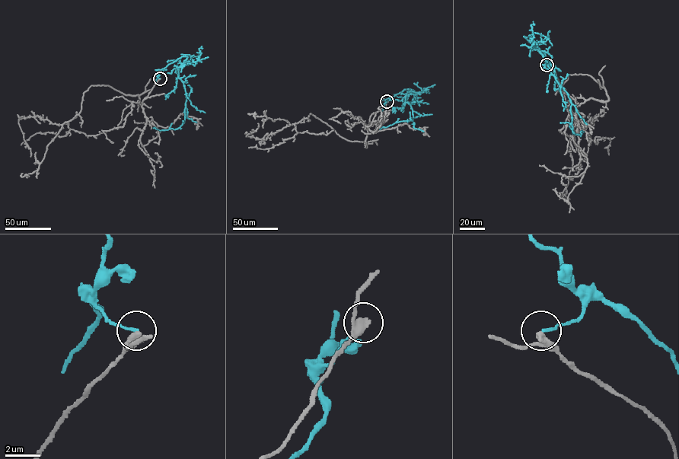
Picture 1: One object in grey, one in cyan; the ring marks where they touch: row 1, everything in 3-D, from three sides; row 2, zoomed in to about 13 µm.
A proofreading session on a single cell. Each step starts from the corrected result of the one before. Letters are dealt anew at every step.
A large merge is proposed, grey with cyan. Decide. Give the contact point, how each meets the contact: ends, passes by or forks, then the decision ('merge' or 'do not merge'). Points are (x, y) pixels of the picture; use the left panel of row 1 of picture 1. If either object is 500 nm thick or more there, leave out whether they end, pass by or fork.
place (160, 78); grey passes by; cyan ends; do not merge

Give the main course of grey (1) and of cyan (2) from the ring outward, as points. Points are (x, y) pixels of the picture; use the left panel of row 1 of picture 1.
1: (160, 78), (141, 106), (138, 95), (91, 85), (79, 113), (62, 124), (37, 116), (20, 118), (30, 156)
2: (160, 78), (157, 70), (187, 57), (178, 68), (185, 90), (184, 121), (175, 129), (152, 128)

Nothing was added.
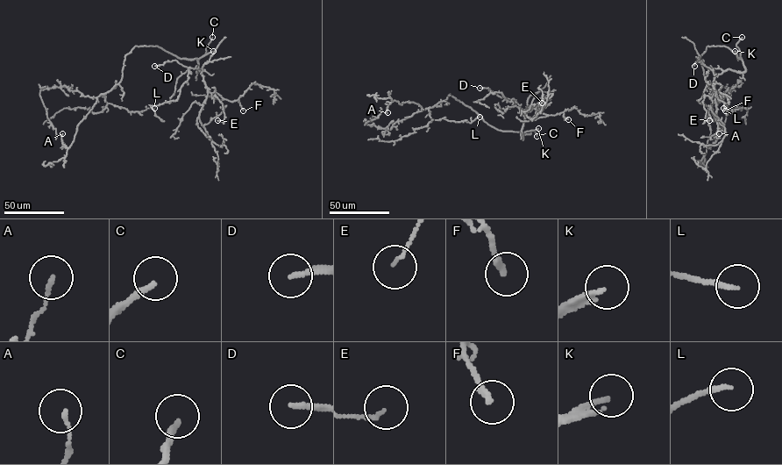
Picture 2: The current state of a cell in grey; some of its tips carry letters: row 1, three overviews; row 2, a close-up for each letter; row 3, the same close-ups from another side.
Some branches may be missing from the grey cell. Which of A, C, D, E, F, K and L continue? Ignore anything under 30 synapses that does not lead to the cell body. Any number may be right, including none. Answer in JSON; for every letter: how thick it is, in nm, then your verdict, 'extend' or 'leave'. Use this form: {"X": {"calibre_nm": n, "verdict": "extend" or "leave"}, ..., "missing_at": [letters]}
{"A": {"calibre_nm": 120, "verdict": "leave"}, "C": {"calibre_nm": 200, "verdict": "leave"}, "D": {"calibre_nm": 200, "verdict": "extend"}, "E": {"calibre_nm": 90, "verdict": "leave"}, "F": {"calibre_nm": 200, "verdict": "leave"}, "K": {"calibre_nm": 150, "verdict": "extend"}, "L": {"calibre_nm": 170, "verdict": "leave"}, "missing_at": ["D", "K"]}

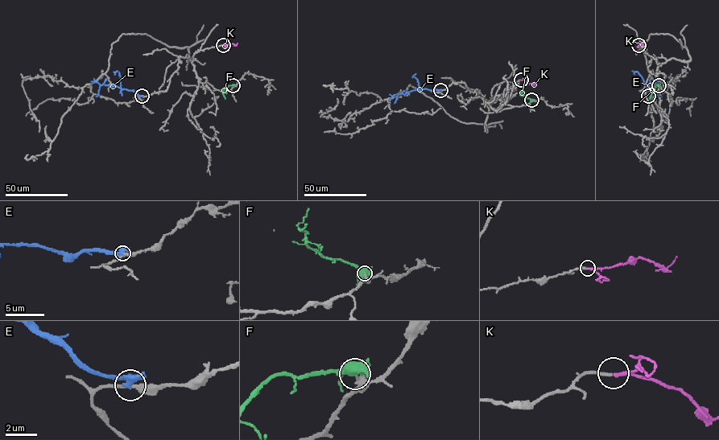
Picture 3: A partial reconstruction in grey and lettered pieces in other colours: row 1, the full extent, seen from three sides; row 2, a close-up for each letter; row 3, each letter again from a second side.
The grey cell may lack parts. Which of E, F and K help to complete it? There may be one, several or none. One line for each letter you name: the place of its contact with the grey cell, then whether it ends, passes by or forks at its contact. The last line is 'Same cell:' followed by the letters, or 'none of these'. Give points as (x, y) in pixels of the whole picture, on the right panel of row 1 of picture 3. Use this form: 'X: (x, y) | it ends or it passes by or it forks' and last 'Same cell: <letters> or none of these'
K: (638, 45) | it passes by
Same cell: K

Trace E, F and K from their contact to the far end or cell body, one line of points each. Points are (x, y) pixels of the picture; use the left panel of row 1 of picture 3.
E: (142, 96), (132, 90), (102, 84), (96, 96)
F: (233, 85), (226, 85), (224, 88), (225, 99)
K: (223, 45), (237, 43)

